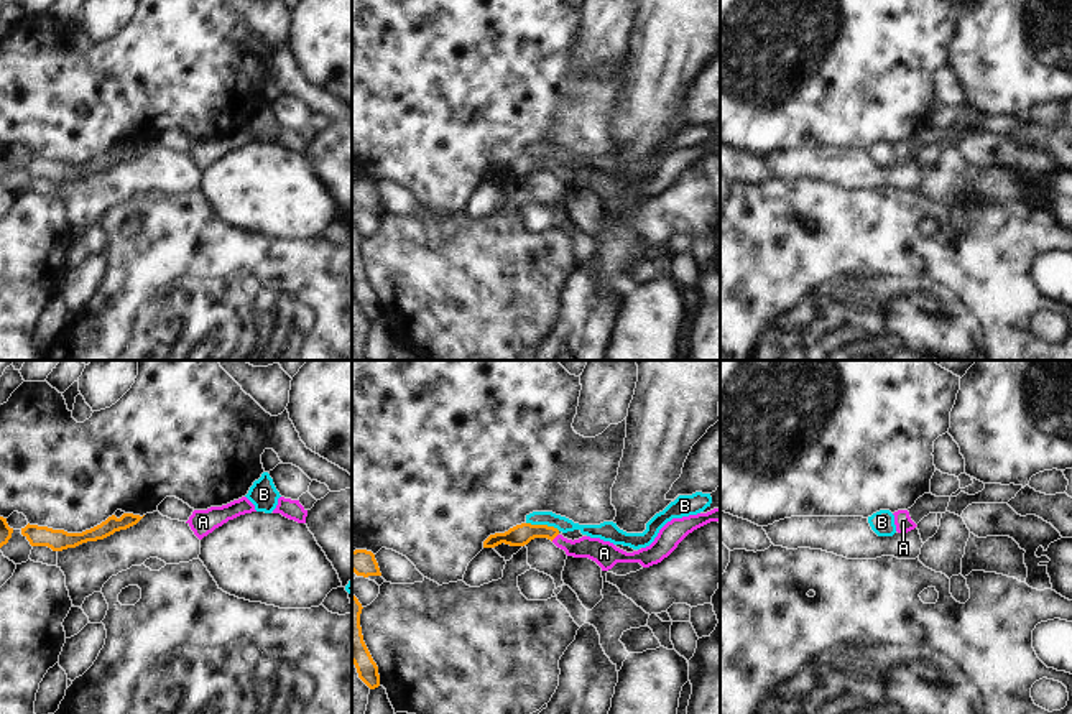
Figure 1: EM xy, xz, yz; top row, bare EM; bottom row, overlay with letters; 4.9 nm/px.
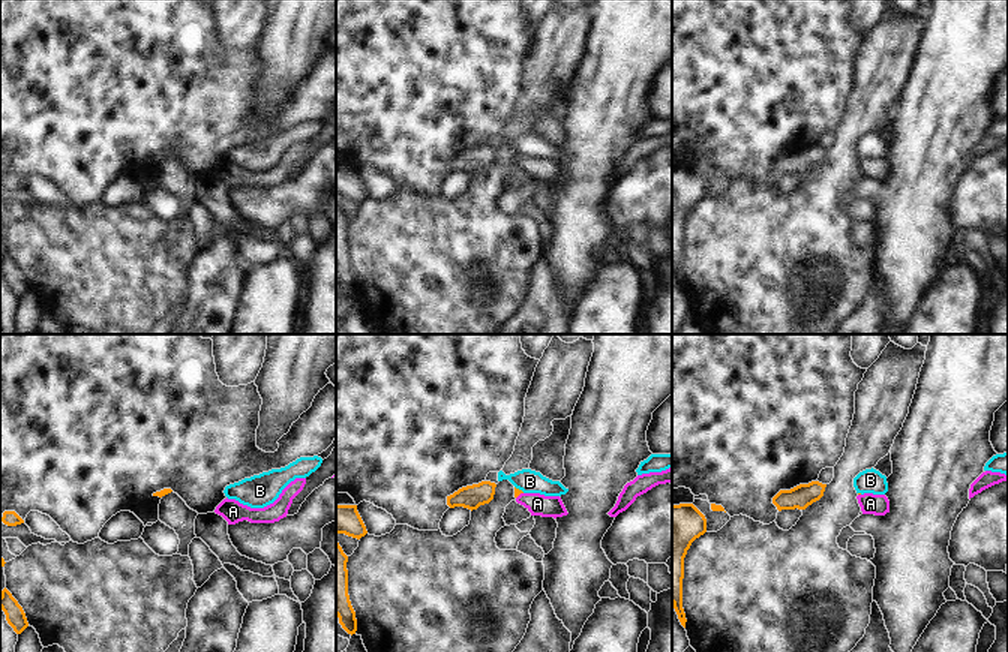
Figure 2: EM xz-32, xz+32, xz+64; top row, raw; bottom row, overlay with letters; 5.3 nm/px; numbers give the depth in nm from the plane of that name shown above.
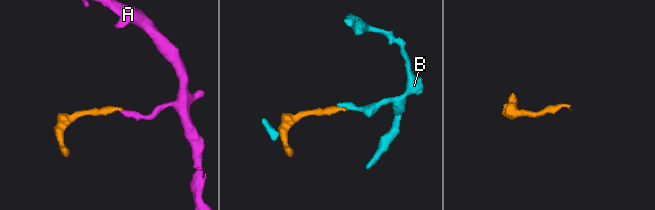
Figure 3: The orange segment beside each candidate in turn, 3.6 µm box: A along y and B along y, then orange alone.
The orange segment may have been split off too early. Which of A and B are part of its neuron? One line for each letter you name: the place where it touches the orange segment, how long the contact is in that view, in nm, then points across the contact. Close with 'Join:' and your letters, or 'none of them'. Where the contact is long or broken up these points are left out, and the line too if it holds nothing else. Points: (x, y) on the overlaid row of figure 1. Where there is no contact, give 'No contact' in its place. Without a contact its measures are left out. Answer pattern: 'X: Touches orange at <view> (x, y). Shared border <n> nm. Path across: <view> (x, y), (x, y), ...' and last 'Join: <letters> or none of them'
A: Touches orange at xz (554, 537). Shared border 50 nm. Path across: xz (520, 535), (554, 537), (571, 548), (597, 550)
Join: A

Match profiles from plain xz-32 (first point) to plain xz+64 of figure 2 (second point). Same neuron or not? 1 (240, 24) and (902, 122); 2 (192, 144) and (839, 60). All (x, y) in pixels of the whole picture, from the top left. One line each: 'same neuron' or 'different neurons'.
1: different neurons
2: same neuron

